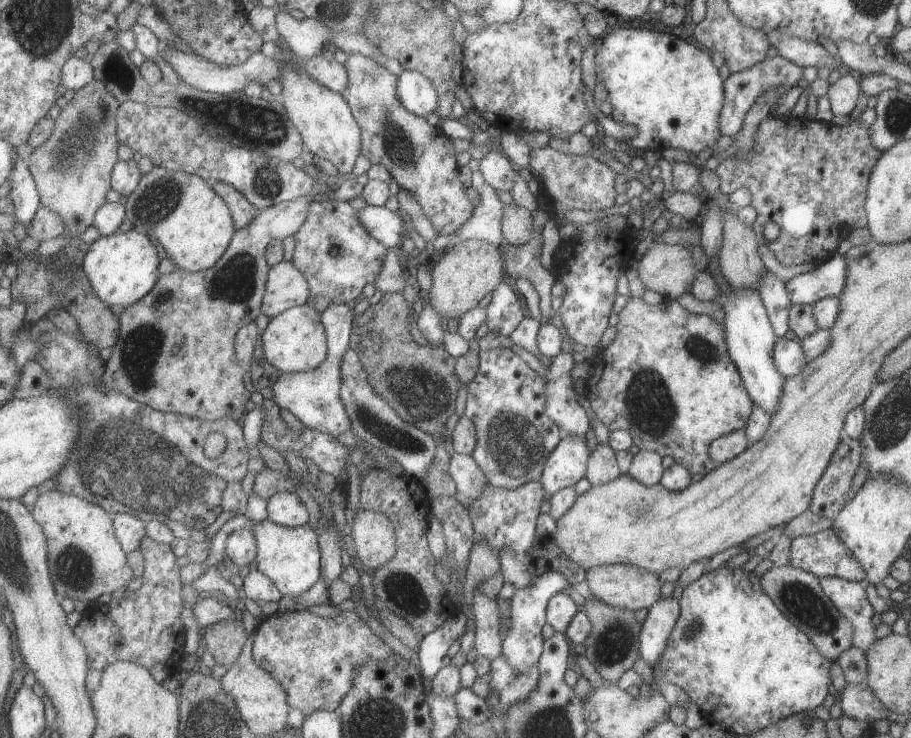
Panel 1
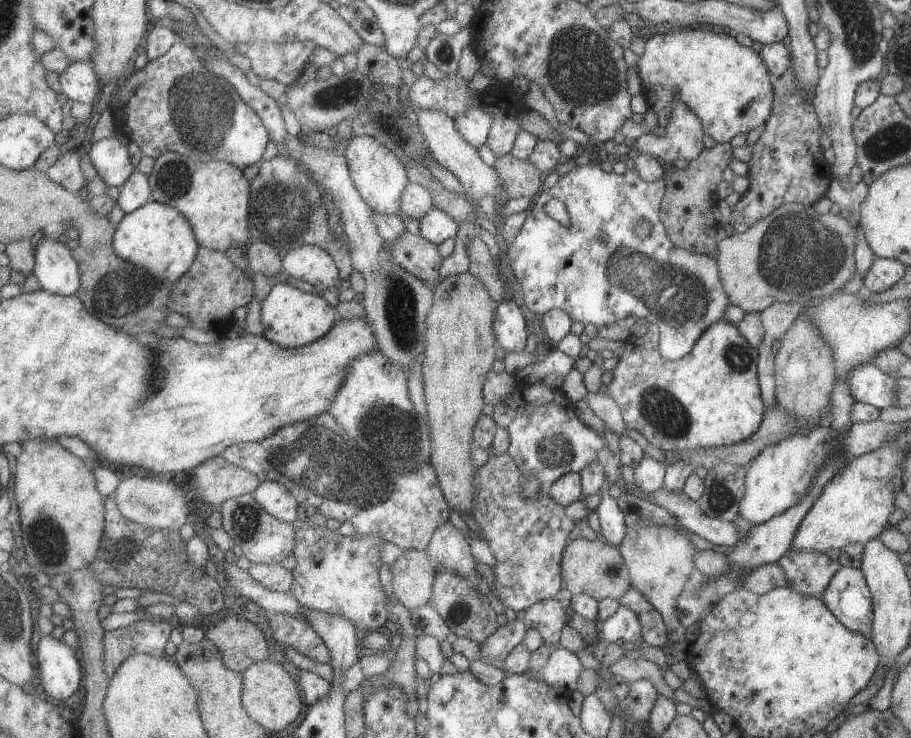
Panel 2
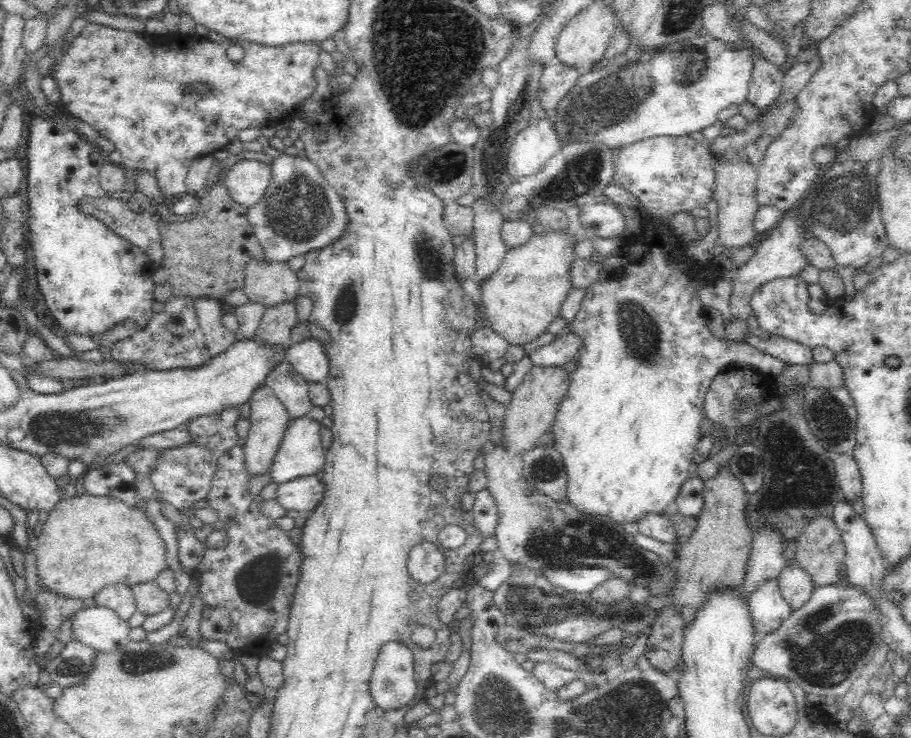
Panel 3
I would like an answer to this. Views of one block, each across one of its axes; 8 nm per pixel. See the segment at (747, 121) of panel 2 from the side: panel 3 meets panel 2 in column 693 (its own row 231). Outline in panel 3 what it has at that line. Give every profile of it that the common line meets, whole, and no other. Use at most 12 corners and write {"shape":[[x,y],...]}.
{"shape":[[28,120],[26,230],[56,322],[89,337],[155,315],[156,267],[81,212],[106,158]]}

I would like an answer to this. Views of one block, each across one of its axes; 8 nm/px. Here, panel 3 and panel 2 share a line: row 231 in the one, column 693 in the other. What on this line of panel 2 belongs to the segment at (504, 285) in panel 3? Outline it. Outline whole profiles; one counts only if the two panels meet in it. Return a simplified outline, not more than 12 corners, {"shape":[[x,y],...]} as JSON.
{"shape":[[678,526],[627,528],[631,589],[680,641],[677,596],[696,548]]}

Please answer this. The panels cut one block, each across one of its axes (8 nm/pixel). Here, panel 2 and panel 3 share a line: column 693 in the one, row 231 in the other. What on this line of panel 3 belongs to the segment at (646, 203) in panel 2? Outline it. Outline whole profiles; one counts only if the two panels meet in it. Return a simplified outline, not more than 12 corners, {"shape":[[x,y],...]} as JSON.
{"shape":[[306,156],[272,162],[248,209],[268,261],[341,236],[337,190]]}

